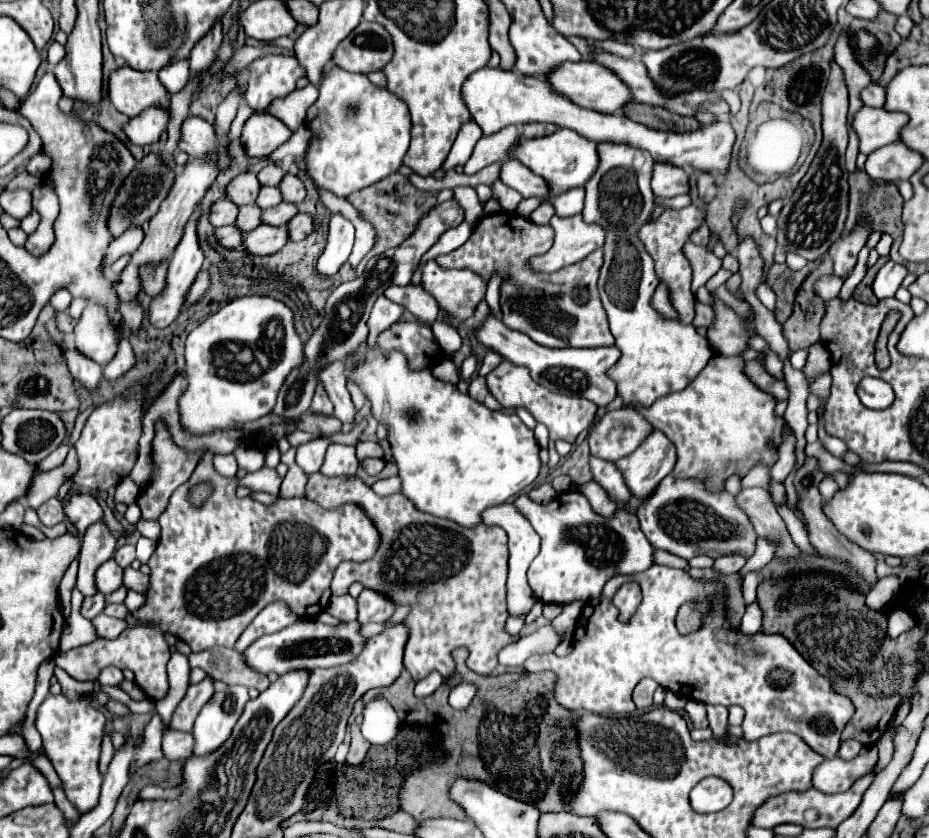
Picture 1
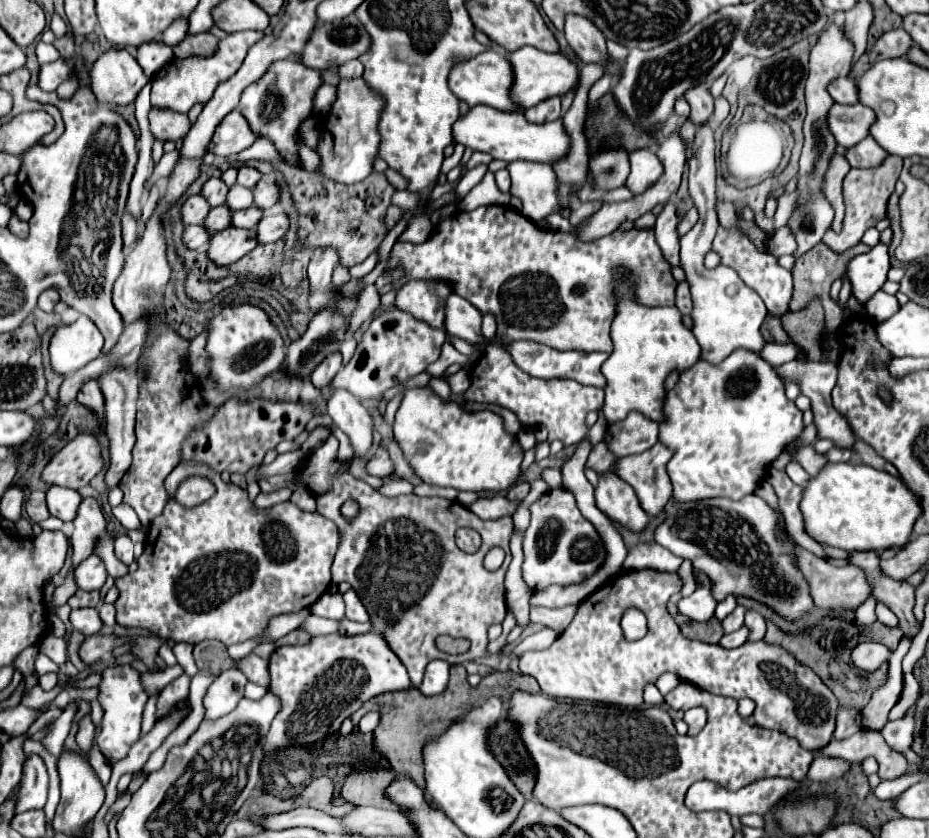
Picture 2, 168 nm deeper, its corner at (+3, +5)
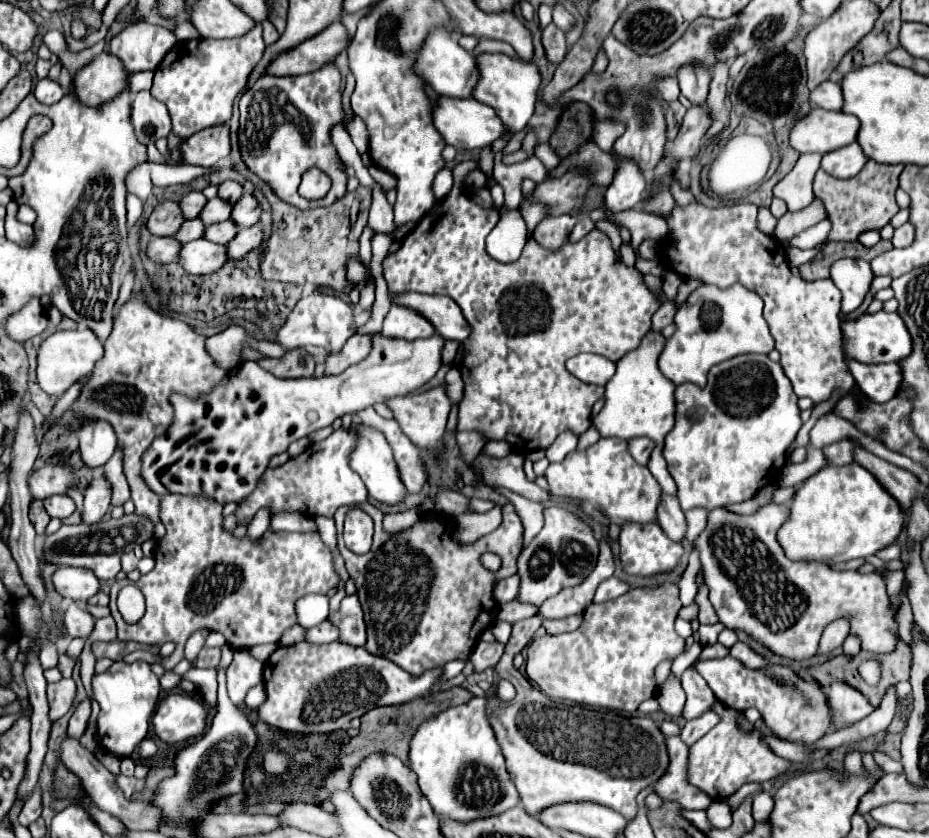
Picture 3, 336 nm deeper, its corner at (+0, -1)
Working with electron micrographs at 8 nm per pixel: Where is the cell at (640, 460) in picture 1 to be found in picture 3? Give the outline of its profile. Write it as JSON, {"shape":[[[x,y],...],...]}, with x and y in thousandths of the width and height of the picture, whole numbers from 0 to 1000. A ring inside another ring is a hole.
{"shape":[[[713,591],[710,610],[708,610],[708,626],[713,634],[728,648],[732,648],[738,638],[738,617],[730,603],[730,595]]]}

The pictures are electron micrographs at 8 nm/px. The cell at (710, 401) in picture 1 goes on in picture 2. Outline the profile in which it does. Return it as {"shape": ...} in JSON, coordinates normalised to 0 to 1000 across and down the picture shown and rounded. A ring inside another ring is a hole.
{"shape":[[[793,416],[774,436],[750,431],[731,447],[724,464],[716,467],[714,502],[709,507],[709,526],[727,538],[718,564],[724,576],[729,598],[752,598],[763,593],[798,595],[821,574],[828,555],[854,529],[867,512],[862,490],[845,474],[845,459],[834,440],[823,433],[817,421]]]}

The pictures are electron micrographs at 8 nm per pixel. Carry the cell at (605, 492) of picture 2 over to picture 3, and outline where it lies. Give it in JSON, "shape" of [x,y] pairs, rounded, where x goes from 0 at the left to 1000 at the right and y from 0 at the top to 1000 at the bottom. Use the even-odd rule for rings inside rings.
{"shape":[[[708,624],[698,629],[670,629],[667,672],[676,686],[700,689],[723,681],[736,662],[736,653],[717,641]]]}

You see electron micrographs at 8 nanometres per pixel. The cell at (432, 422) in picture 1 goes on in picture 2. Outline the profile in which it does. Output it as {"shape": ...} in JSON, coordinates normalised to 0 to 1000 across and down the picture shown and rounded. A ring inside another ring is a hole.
{"shape":[[[449,462],[434,469],[423,519],[447,567],[460,579],[509,588],[539,588],[550,584],[561,567],[565,538],[559,524],[544,512],[535,493],[524,488],[503,490],[494,481],[470,474],[464,462]]]}

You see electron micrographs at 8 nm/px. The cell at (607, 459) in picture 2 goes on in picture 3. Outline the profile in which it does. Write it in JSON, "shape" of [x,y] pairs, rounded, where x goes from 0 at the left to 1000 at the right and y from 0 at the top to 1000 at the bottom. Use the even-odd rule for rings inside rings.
{"shape":[[[646,521],[644,529],[633,536],[618,536],[603,553],[592,553],[588,560],[588,574],[592,588],[598,593],[614,593],[624,598],[624,607],[639,622],[654,629],[663,624],[665,629],[674,624],[704,624],[706,607],[710,600],[713,584],[698,557],[682,550],[676,538],[676,526],[665,521]]]}

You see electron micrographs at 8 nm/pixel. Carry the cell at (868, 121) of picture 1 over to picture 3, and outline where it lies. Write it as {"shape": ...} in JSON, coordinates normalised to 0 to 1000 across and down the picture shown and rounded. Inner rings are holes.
{"shape":[[[874,130],[850,156],[850,173],[861,185],[891,183],[921,168],[926,144],[906,132]]]}

